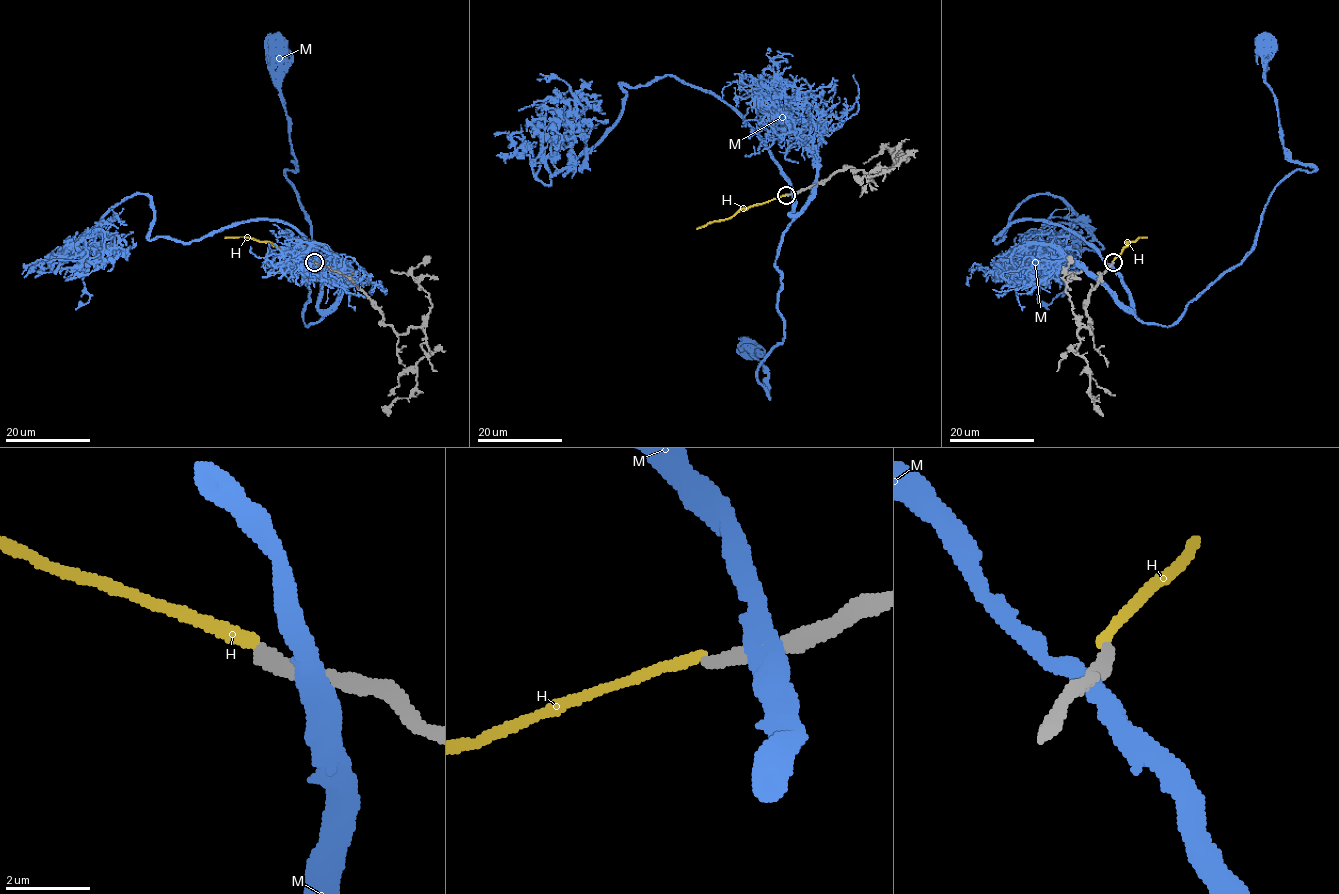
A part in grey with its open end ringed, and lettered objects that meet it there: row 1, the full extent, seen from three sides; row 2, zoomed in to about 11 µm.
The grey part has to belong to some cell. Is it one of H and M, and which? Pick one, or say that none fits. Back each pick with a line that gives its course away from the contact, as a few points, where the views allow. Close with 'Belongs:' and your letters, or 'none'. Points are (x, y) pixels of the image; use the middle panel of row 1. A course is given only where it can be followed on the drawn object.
Belongs: none

